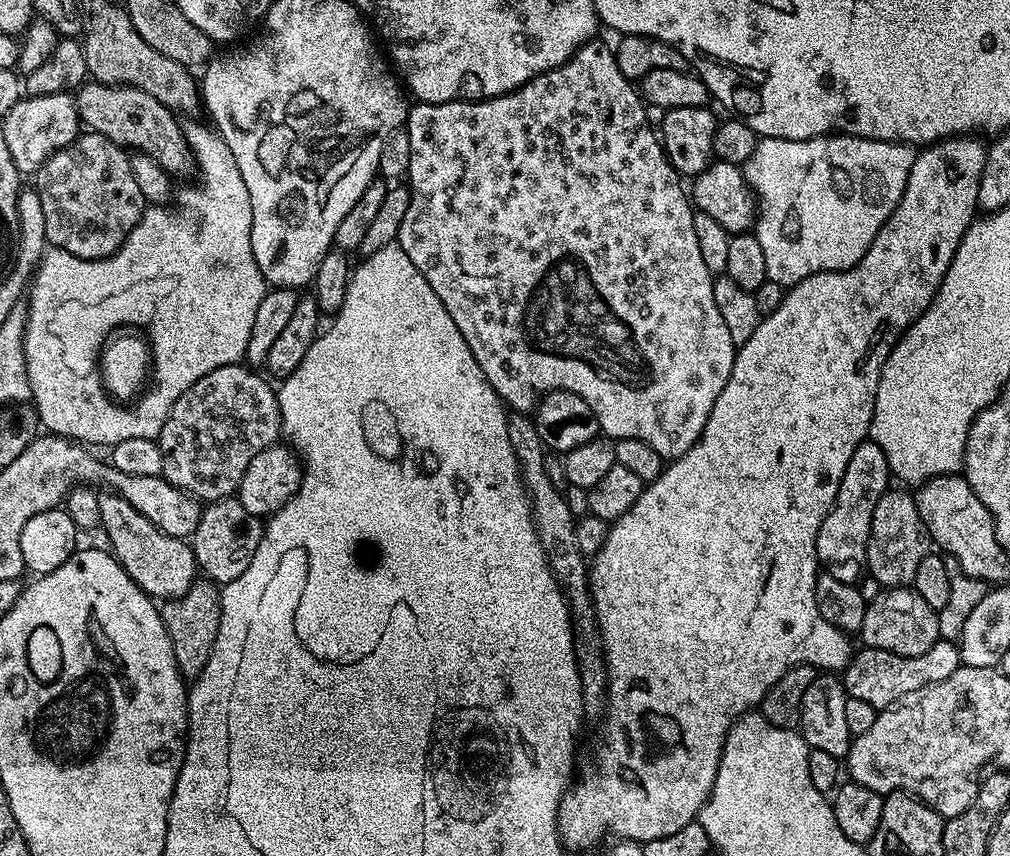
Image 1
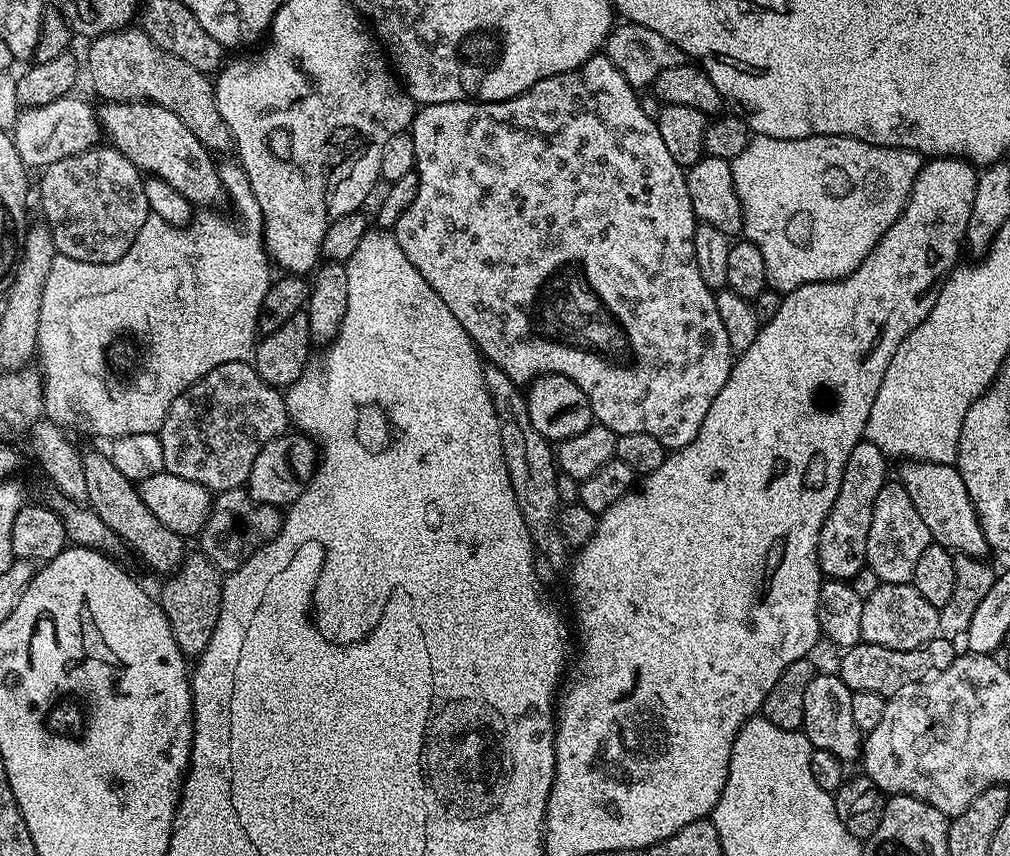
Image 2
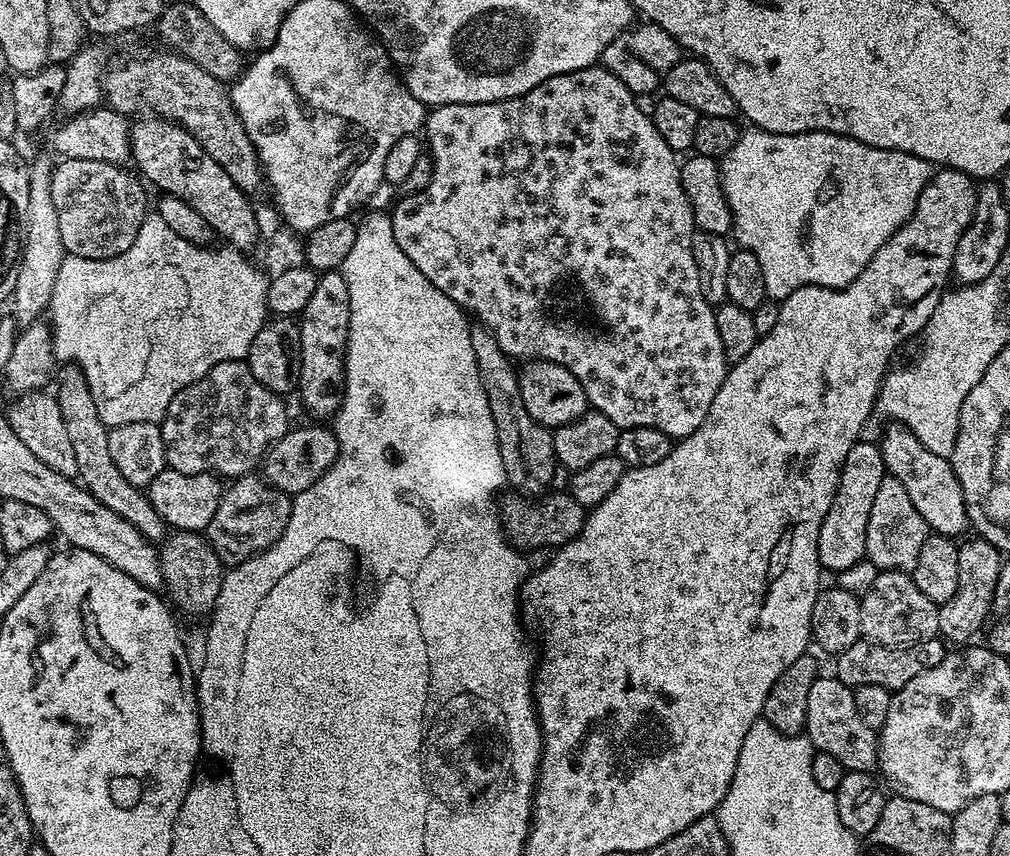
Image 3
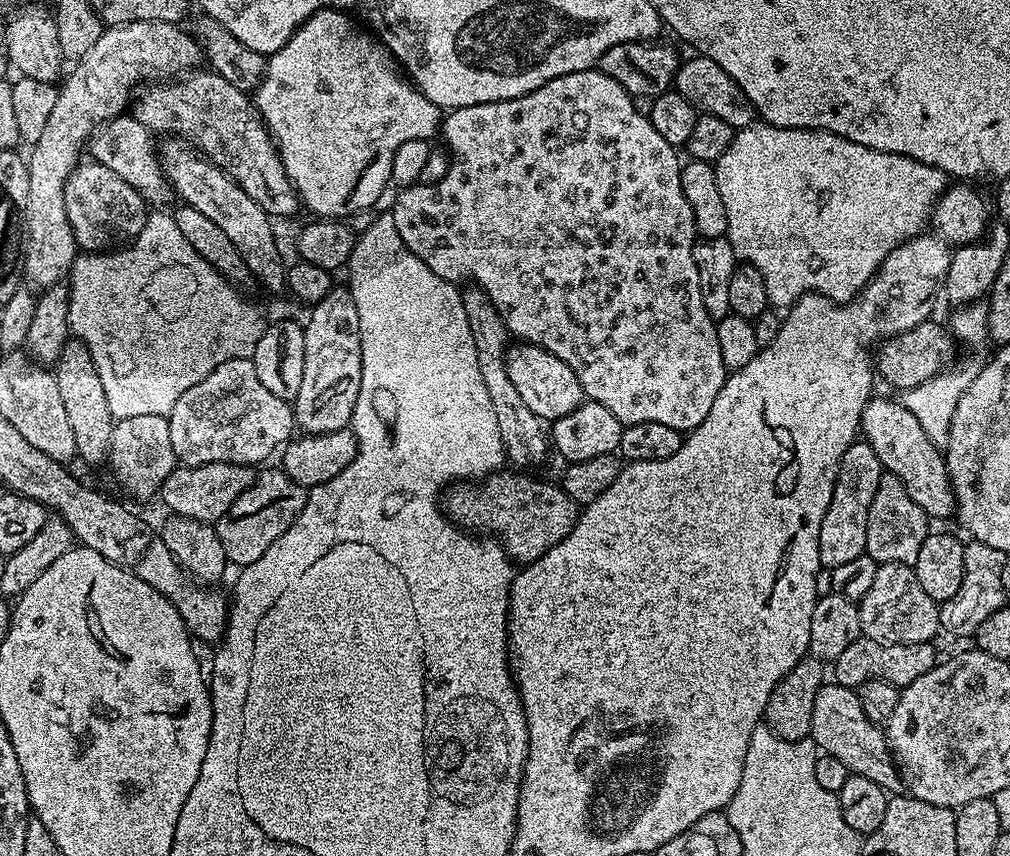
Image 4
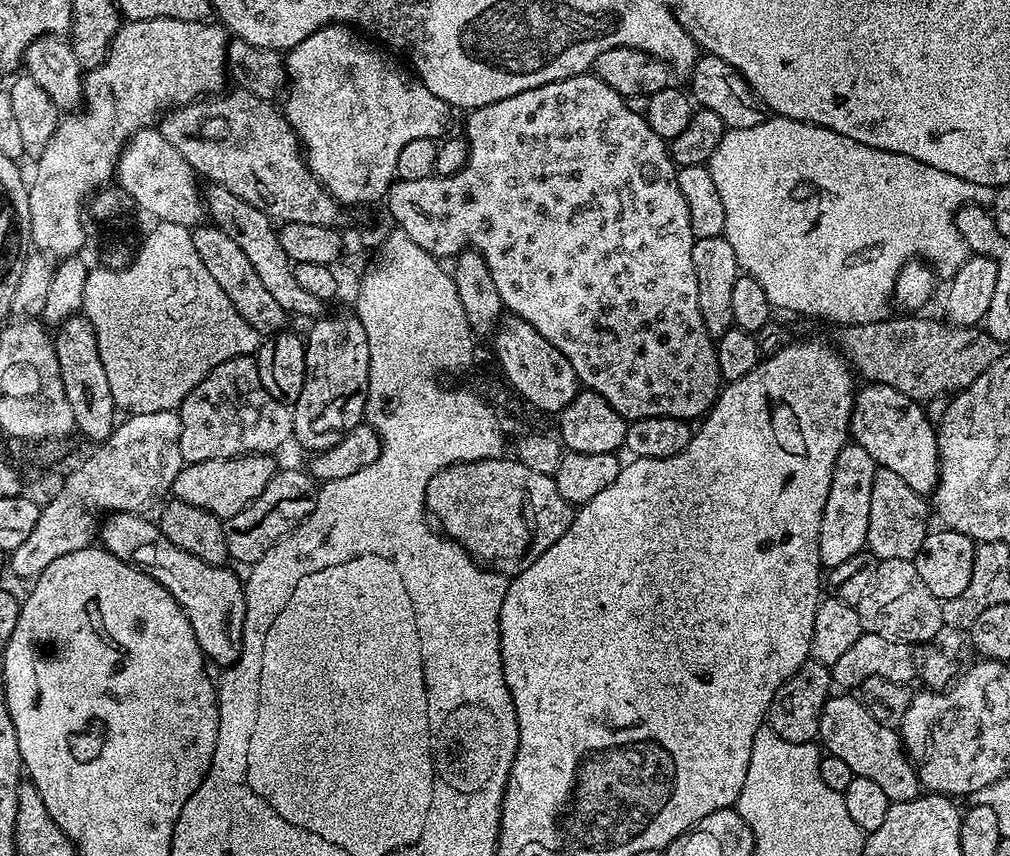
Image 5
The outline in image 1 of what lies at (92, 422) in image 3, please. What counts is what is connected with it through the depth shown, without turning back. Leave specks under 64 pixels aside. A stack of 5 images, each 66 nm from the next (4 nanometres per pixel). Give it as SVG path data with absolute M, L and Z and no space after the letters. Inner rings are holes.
M115 494L98 495L98 514L100 528L108 535L107 547L113 556L130 574L130 578L157 602L177 600L198 579L196 559L191 543L187 539L179 540L154 526L150 518L138 514L126 498ZM108 495L108 496L106 496Z

